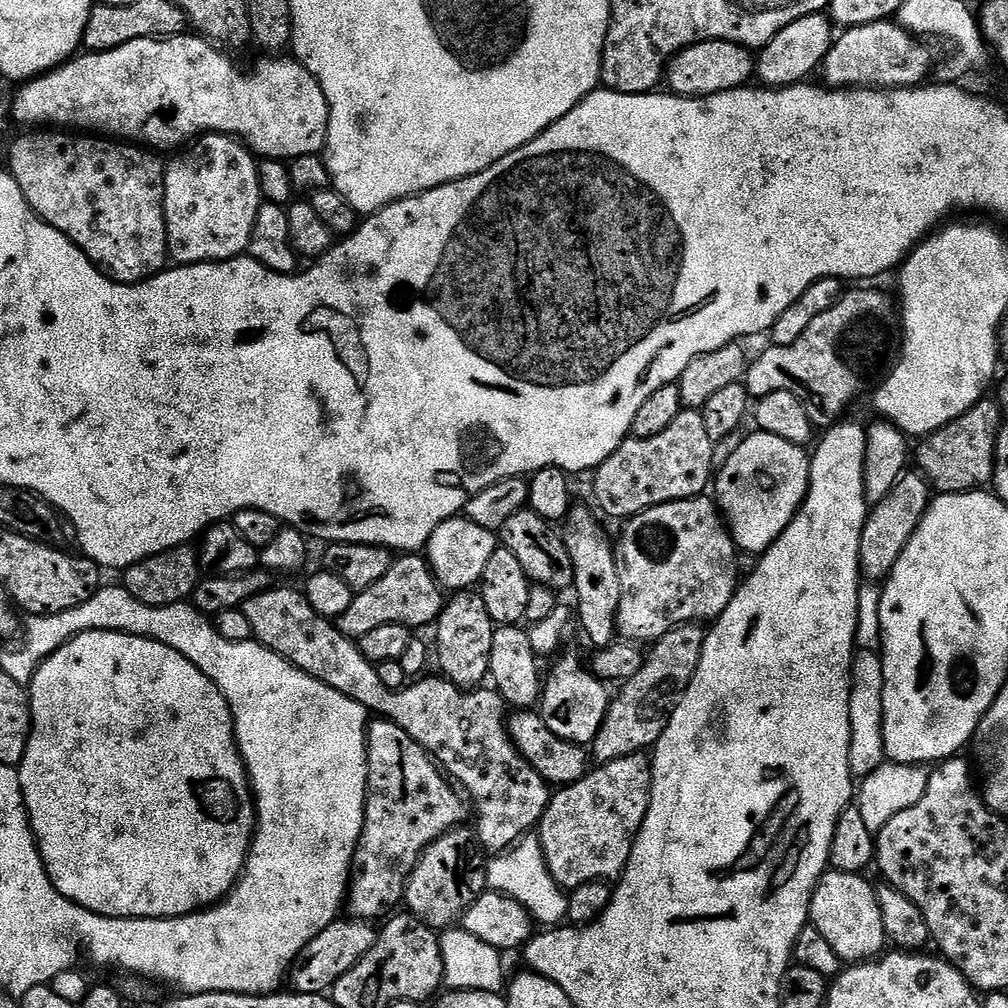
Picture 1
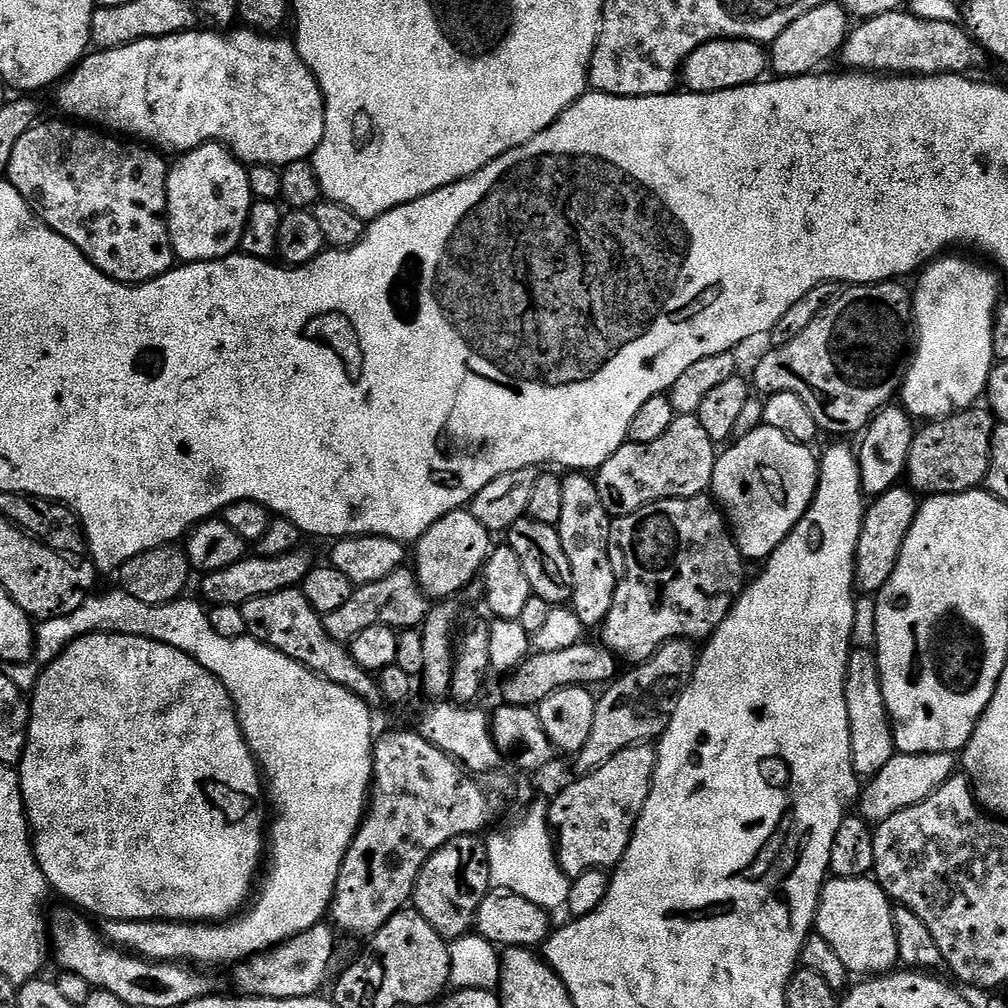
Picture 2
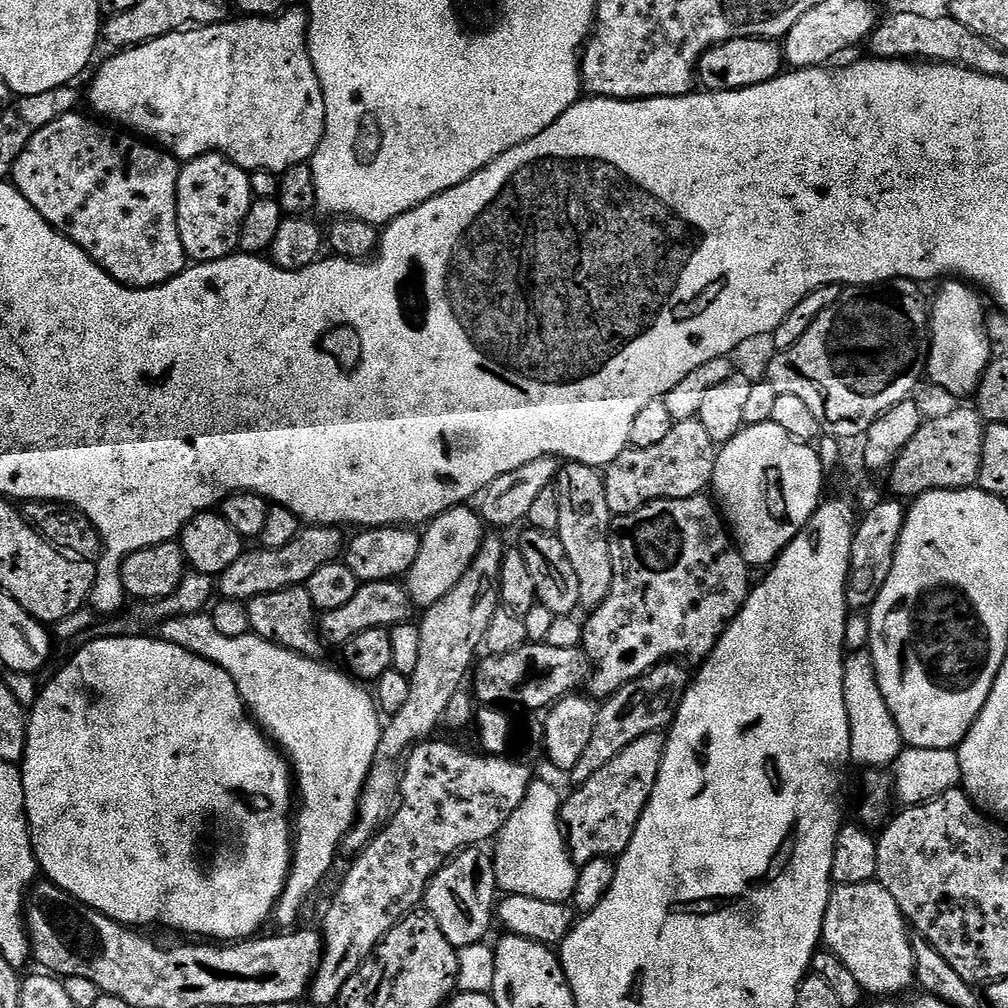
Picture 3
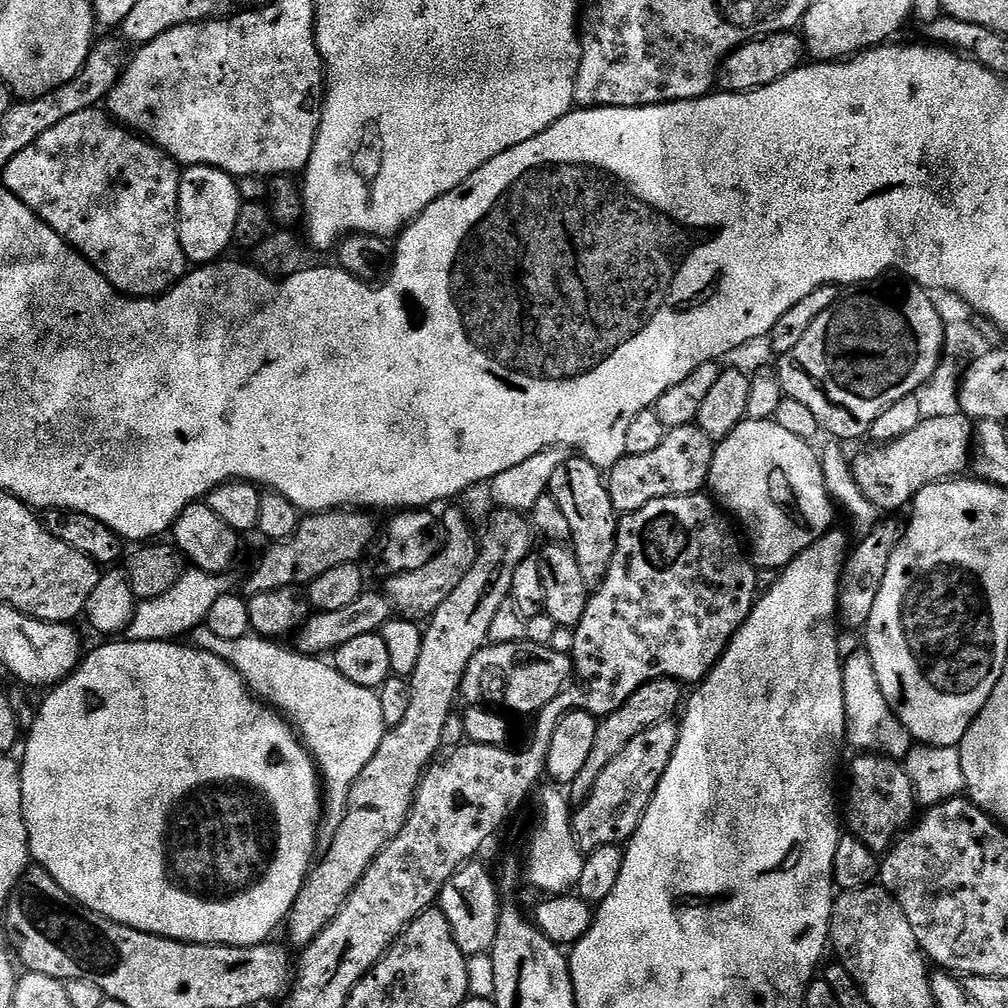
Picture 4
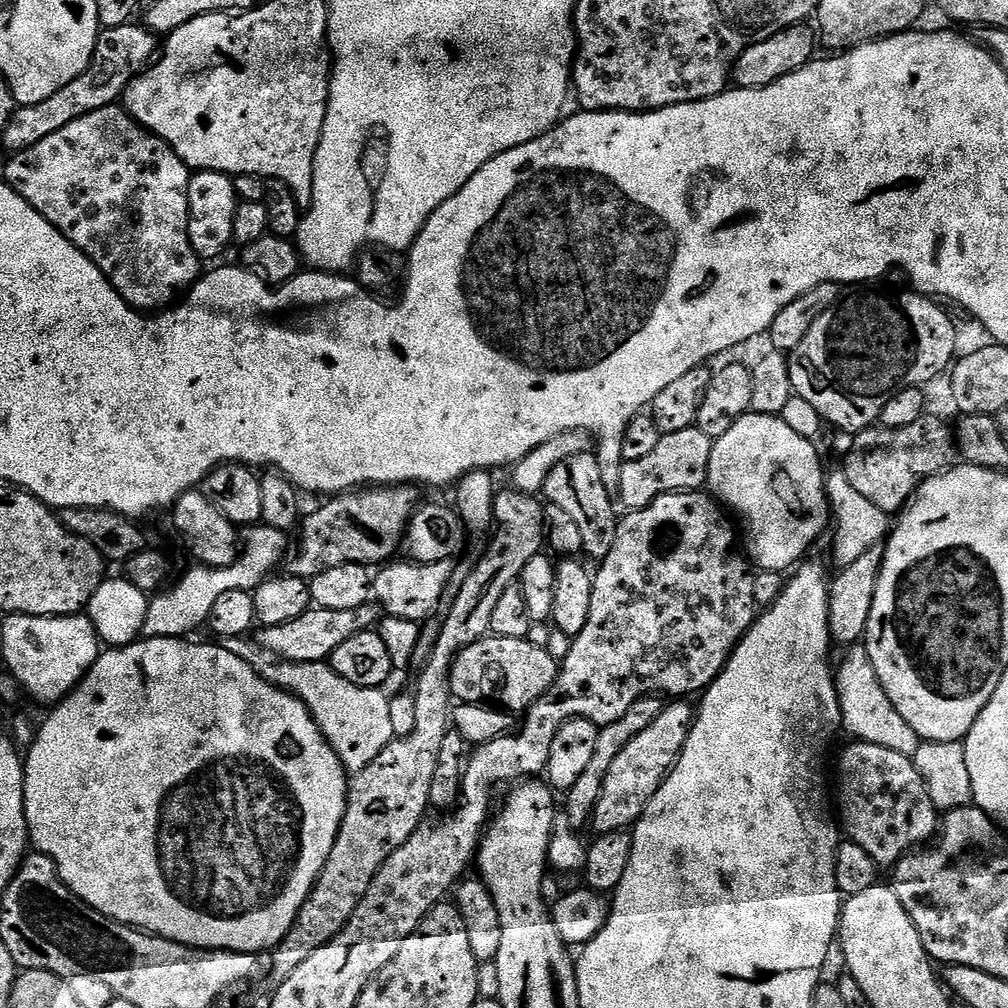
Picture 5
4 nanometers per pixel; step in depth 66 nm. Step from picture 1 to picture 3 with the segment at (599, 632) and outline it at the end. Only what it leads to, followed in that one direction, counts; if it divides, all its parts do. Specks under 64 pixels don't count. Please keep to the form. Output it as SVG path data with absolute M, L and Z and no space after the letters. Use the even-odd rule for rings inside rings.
M568 462L561 467L554 487L558 494L558 535L566 550L566 558L570 558L570 566L574 566L574 574L578 577L580 608L591 610L606 602L606 594L610 594L610 586L614 582L610 546L614 517L610 506L606 506L604 477L588 464Z

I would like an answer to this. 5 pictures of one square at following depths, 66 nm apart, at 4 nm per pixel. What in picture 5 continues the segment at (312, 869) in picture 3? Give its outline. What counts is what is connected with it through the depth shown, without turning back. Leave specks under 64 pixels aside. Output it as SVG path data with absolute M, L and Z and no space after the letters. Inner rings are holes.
M245 527L242 532L242 547L236 561L230 566L208 568L204 564L196 564L176 585L173 583L167 590L157 592L149 599L143 635L149 640L154 638L178 640L191 637L193 635L191 632L196 632L199 628L203 629L210 618L210 609L220 595L227 594L230 590L252 592L263 580L273 575L275 568L272 567L275 564L277 567L286 555L284 539L285 533L273 528ZM237 638L223 641L222 646L246 661L255 672L260 673L262 679L297 696L307 706L324 739L336 751L341 764L349 773L361 772L367 764L374 762L374 758L378 758L380 751L394 738L388 706L390 696L387 691L354 686L341 678L327 663L278 662L276 657L265 652L258 644L247 644L248 642L247 639Z

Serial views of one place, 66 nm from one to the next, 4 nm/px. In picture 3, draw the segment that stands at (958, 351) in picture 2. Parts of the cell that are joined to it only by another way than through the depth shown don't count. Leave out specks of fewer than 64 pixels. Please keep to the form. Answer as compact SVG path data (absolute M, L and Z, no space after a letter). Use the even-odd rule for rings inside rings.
M944 282L940 286L940 300L930 304L930 380L932 376L933 382L948 388L952 396L971 397L990 363L980 312L981 293L967 282Z

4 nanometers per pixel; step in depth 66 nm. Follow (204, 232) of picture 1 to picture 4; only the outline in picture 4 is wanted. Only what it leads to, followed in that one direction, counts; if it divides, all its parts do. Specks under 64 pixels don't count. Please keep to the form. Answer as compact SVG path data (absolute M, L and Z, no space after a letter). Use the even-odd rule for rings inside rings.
M193 164L181 171L176 225L188 261L196 266L207 266L219 261L225 255L223 252L233 247L234 226L238 223L241 203L237 177L229 172L205 164Z

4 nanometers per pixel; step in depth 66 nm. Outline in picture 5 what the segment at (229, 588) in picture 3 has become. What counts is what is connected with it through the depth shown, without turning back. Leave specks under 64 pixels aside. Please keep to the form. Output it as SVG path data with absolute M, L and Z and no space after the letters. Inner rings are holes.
M365 486L333 495L321 508L303 517L299 525L300 545L282 561L287 575L311 582L322 570L343 564L383 565L401 547L408 519L418 507L417 489L412 486Z

